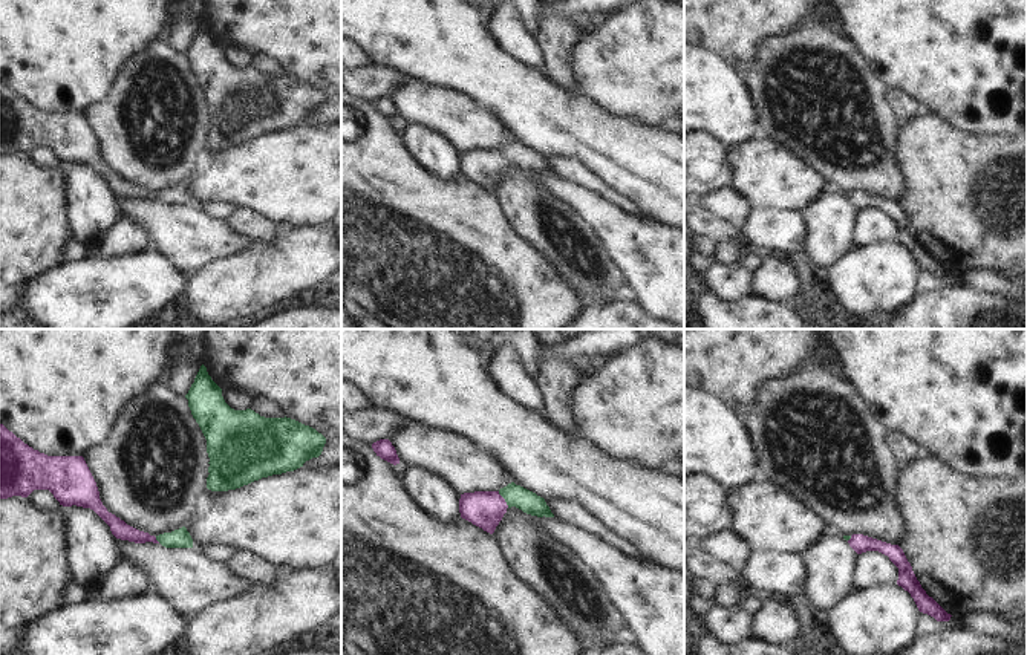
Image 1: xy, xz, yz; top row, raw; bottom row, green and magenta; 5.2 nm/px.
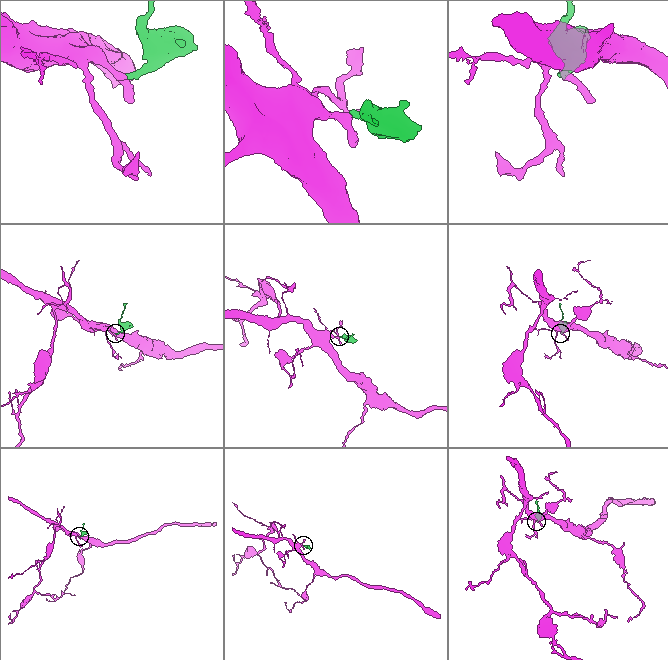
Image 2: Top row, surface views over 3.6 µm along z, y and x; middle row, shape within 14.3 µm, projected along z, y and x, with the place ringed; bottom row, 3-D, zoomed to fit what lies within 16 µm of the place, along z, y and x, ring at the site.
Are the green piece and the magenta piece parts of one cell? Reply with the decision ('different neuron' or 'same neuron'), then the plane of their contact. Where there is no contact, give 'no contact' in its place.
same neuron | xz

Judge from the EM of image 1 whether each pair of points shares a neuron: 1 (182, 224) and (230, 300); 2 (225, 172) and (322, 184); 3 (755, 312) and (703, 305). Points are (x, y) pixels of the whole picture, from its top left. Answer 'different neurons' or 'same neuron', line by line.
1: different neurons
2: same neuron
3: same neuron

